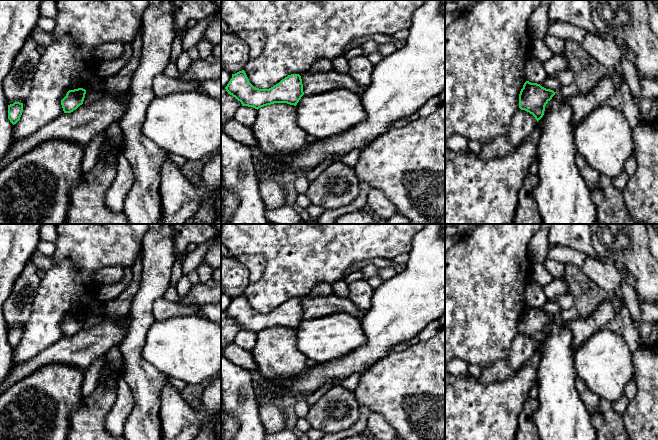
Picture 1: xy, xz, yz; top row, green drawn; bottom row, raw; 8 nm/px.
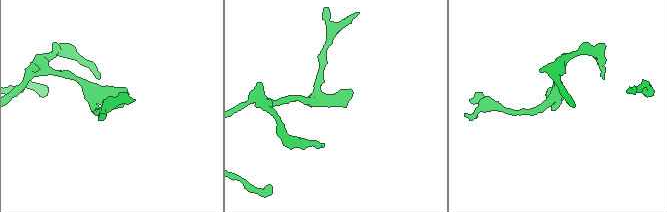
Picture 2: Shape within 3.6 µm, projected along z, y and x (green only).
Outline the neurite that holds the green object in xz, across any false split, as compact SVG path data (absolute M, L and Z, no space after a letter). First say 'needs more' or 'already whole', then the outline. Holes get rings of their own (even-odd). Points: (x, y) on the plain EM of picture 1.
already whole; M244 294L232 298L225 311L228 318L241 326L242 330L259 333L274 327L287 327L296 330L304 319L299 298L291 298L269 313L259 313L250 306Z

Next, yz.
already whole; M526 305L519 318L519 332L529 336L539 345L544 339L546 328L555 317L540 308Z

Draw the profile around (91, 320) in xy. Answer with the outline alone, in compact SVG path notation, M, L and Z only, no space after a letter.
M86 314L85 322L83 325L84 329L89 329L92 328L103 320L104 316L103 315L94 315L94 314Z

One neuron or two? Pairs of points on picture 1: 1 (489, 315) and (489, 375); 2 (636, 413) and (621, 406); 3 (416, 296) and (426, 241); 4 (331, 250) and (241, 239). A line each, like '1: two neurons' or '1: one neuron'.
1: two neurons
2: two neurons
3: one neuron
4: one neuron

